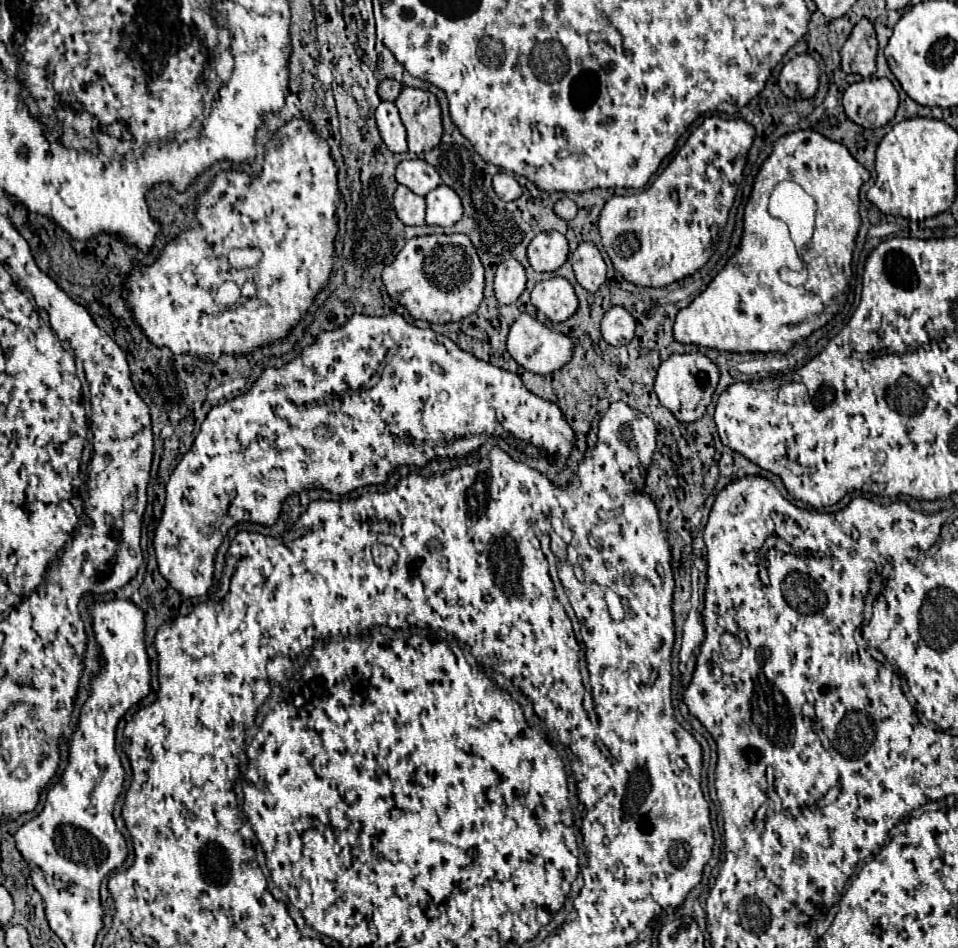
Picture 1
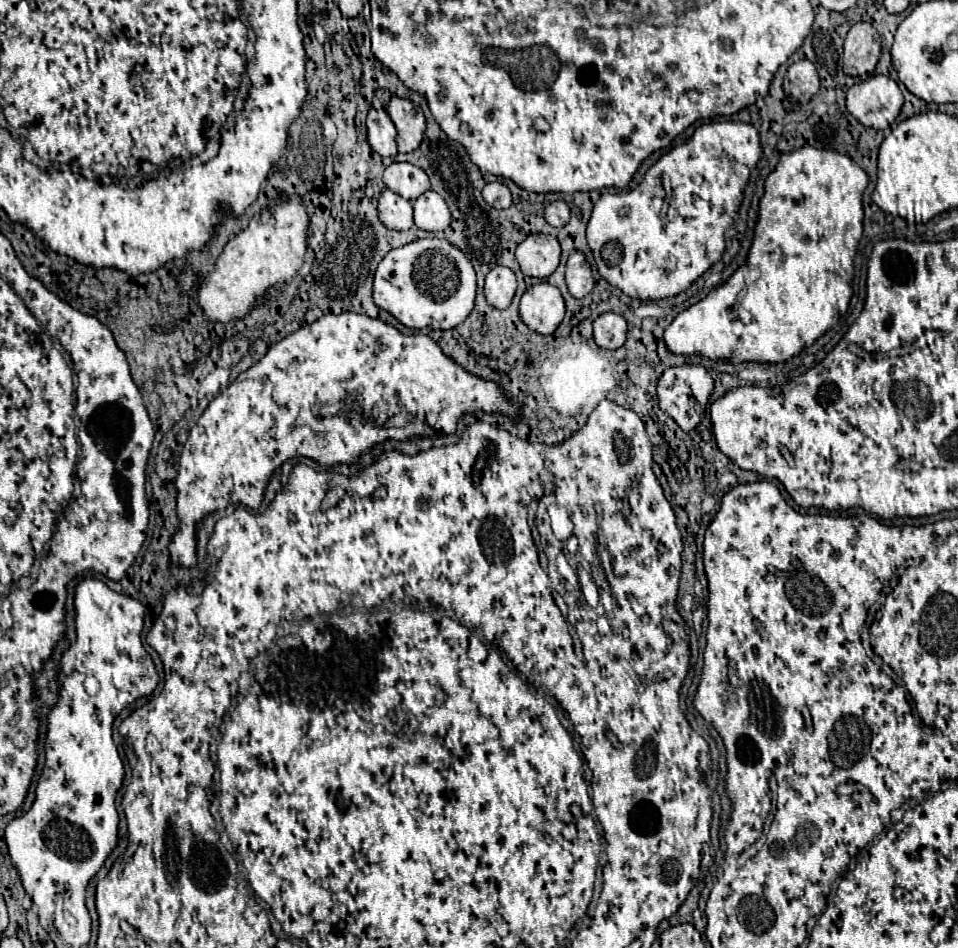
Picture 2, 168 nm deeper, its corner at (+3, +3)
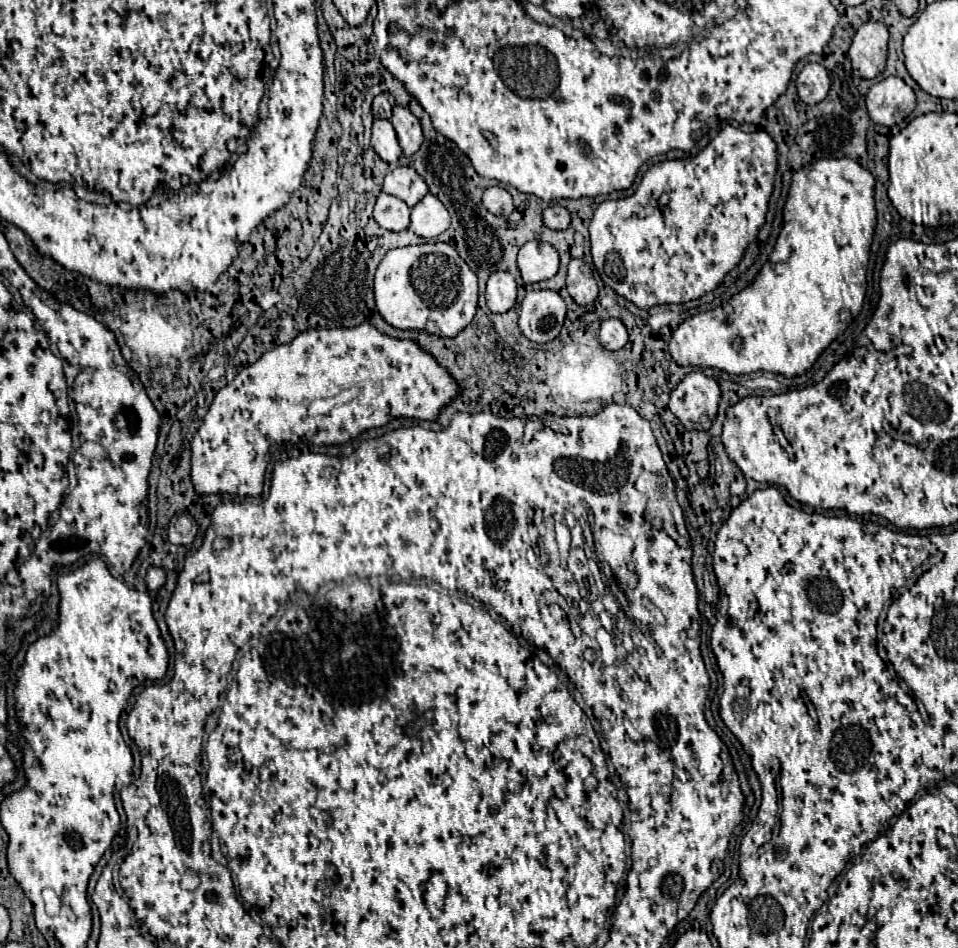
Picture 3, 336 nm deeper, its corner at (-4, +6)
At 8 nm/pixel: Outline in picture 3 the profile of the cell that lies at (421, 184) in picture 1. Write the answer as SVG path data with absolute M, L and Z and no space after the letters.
M399 166L385 176L383 192L403 200L407 206L415 206L427 194L427 184L411 166Z

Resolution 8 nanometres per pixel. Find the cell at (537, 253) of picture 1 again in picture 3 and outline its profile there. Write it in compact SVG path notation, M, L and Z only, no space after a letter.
M539 240L527 242L517 256L517 266L521 272L523 282L541 282L549 280L557 274L559 268L559 254L551 244L543 244Z

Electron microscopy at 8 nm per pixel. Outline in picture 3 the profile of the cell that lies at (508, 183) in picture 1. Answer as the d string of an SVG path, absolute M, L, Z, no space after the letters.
M491 186L483 192L483 206L495 216L507 216L513 212L511 194L501 186Z

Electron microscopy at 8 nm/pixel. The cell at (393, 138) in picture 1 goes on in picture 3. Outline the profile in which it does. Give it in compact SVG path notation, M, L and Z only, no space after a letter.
M375 120L373 122L371 146L389 164L397 162L403 156L403 152L399 148L399 142L397 142L397 136L395 136L395 130L393 130L389 120Z

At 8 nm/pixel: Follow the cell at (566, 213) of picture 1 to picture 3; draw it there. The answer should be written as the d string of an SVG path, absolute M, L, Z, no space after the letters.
M551 206L543 210L543 224L551 230L565 230L571 224L571 214L563 206Z

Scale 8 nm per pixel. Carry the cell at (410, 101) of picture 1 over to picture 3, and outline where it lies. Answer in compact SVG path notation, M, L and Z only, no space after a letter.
M393 106L391 124L397 132L397 140L399 140L399 146L401 146L403 154L405 156L415 154L419 150L421 142L423 142L423 132L421 132L419 120L415 120L415 116L409 112L409 108Z

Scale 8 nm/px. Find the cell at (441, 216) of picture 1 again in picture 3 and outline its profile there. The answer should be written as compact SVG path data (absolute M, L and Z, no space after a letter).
M427 194L419 204L411 208L411 224L409 230L413 230L421 238L435 238L441 232L445 232L451 224L451 218L447 216L447 208L443 208L441 200Z

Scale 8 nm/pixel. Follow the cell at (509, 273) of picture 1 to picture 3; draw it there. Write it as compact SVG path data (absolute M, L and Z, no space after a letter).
M495 272L489 276L485 300L491 312L505 314L507 310L511 310L511 304L515 306L515 298L517 298L517 284L509 272Z

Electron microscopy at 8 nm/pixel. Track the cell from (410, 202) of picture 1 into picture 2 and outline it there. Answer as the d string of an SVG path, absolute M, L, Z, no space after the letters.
M384 189L380 195L380 203L378 203L378 211L380 211L380 221L388 227L388 229L396 229L396 231L406 231L414 227L414 207L412 201L400 197L398 193Z

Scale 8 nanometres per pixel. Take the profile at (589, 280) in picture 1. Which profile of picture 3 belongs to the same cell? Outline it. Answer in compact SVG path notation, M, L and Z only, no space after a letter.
M571 260L569 262L567 292L581 306L595 302L597 284L595 284L595 278L593 278L593 270L587 262L583 262L583 260Z

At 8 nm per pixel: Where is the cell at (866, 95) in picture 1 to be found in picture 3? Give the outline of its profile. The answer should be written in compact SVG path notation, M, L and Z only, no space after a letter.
M889 76L871 86L867 94L867 110L875 124L897 126L915 110L915 92L899 76Z

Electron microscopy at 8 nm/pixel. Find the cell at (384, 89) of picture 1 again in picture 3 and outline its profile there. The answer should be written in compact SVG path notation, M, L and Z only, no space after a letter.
M379 94L379 96L375 96L375 100L373 100L373 116L375 118L391 118L391 104L395 104L395 100L393 100L393 96L391 94Z

